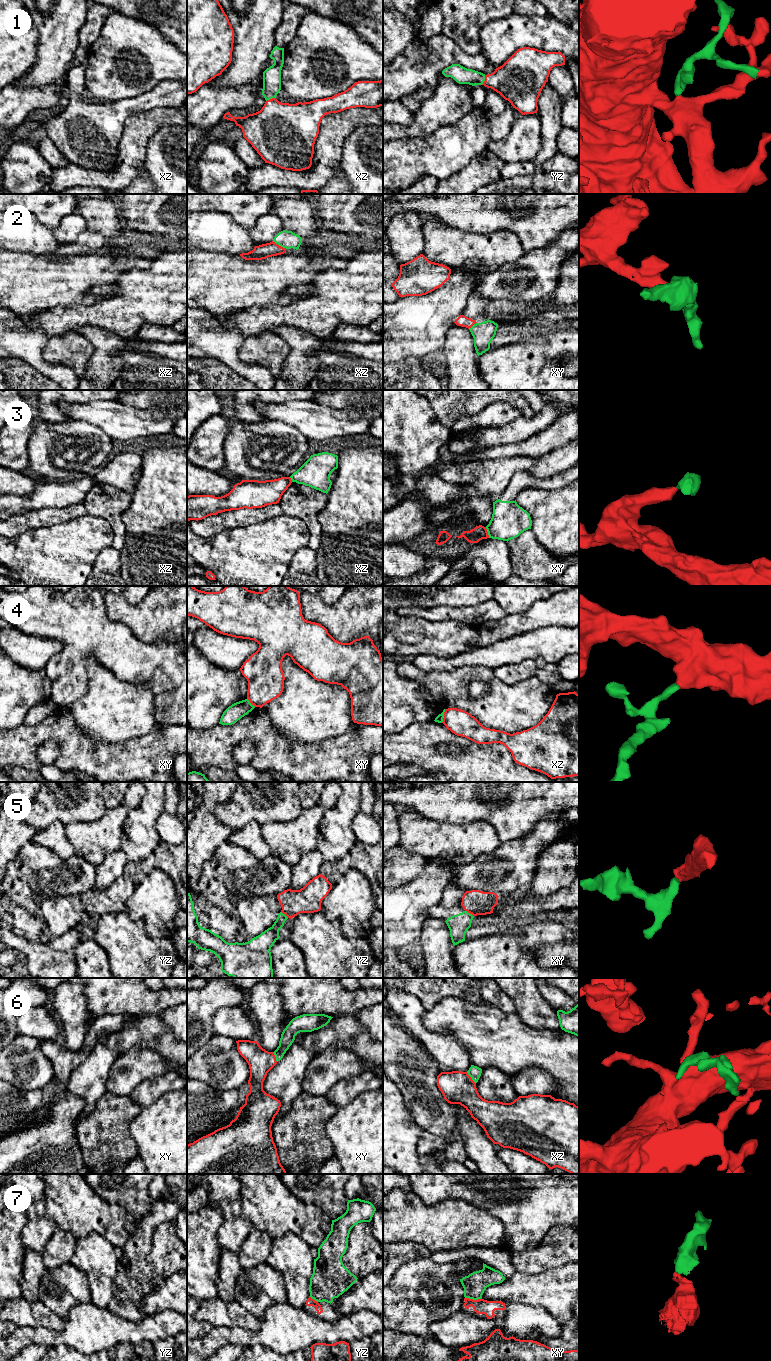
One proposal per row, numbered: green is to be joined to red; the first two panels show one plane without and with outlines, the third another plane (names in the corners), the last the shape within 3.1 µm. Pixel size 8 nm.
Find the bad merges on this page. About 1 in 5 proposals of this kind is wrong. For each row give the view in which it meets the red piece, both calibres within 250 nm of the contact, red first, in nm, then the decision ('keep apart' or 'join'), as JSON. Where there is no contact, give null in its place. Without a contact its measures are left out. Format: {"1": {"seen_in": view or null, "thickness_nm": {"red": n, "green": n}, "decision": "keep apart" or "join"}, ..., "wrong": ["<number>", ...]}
{"1": {"seen_in": "xz", "thickness_nm": {"red": 420, "green": 140}, "decision": "join"}, "2": {"seen_in": "xz", "thickness_nm": {"red": 120, "green": 140}, "decision": "join"}, "3": {"seen_in": "xy", "thickness_nm": {"red": 110, "green": 280}, "decision": "keep apart"}, "4": {"seen_in": "xz", "thickness_nm": {"red": 200, "green": 60}, "decision": "keep apart"}, "5": {"seen_in": "xy", "thickness_nm": {"red": 200, "green": 160}, "decision": "keep apart"}, "6": {"seen_in": "xz", "thickness_nm": {"red": 260, "green": 100}, "decision": "join"}, "7": {"seen_in": "xy", "thickness_nm": {"red": 120, "green": 180}, "decision": "join"}, "wrong": ["3", "4", "5"]}

